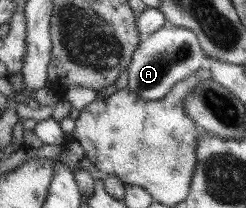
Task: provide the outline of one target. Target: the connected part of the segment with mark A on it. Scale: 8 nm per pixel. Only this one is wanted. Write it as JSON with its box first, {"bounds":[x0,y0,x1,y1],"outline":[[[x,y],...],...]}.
{"bounds":[126,21,206,100],"outline":[[[165,21],[165,24],[162,24],[155,32],[139,41],[137,48],[133,51],[126,68],[128,74],[126,87],[143,100],[159,100],[176,82],[201,69],[201,64],[205,59],[206,56],[195,34]]]}

